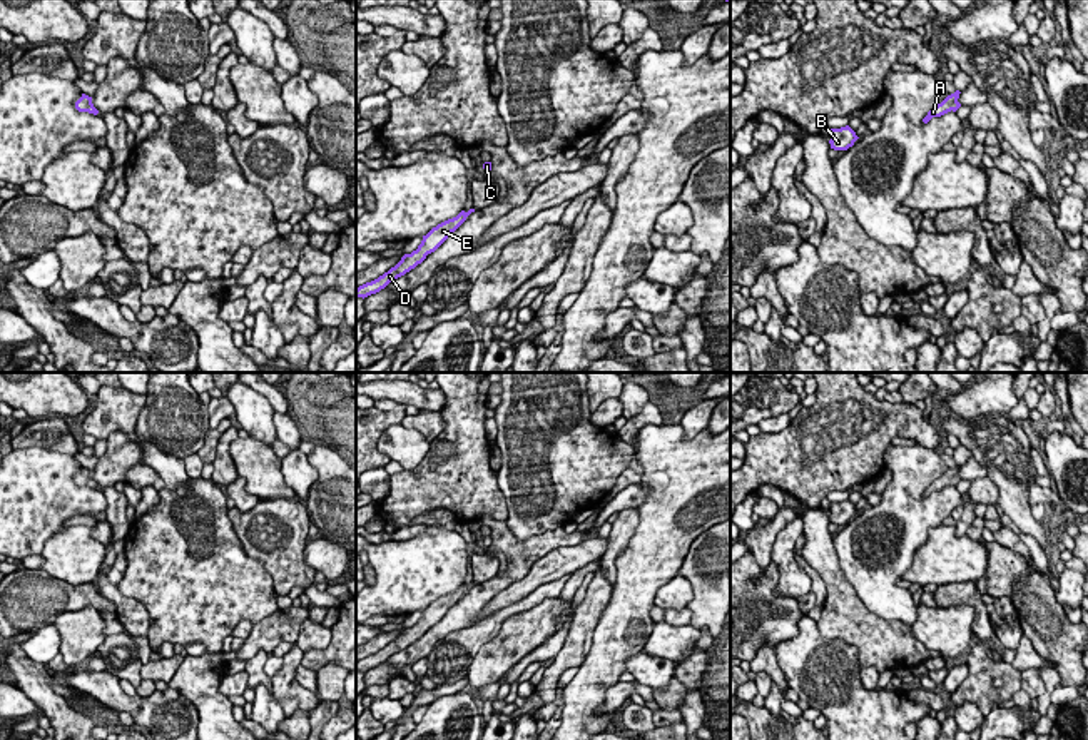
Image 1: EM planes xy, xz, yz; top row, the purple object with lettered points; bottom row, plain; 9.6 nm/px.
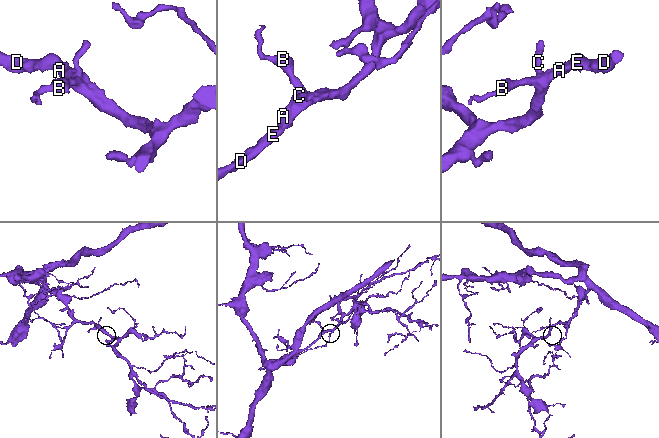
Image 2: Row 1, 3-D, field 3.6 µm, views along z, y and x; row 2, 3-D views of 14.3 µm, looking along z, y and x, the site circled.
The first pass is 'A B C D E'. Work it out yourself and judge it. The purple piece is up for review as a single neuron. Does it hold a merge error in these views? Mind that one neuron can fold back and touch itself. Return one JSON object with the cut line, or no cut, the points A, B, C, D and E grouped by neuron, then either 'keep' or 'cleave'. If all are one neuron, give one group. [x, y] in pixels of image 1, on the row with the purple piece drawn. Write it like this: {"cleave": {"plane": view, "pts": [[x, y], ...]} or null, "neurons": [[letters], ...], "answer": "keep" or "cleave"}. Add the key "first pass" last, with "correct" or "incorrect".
{"cleave": null, "neurons": [["A", "B", "C", "D", "E"]], "answer": "keep", "first pass": "correct"}

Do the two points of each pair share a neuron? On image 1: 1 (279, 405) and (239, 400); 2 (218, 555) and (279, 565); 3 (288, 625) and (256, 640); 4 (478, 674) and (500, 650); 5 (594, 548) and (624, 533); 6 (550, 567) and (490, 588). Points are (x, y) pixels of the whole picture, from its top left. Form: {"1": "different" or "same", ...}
{"1": "different", "2": "different", "3": "same", "4": "same", "5": "different", "6": "different"}

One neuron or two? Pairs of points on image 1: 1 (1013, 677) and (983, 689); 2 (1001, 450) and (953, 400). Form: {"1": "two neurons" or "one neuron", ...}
{"1": "one neuron", "2": "two neurons"}

